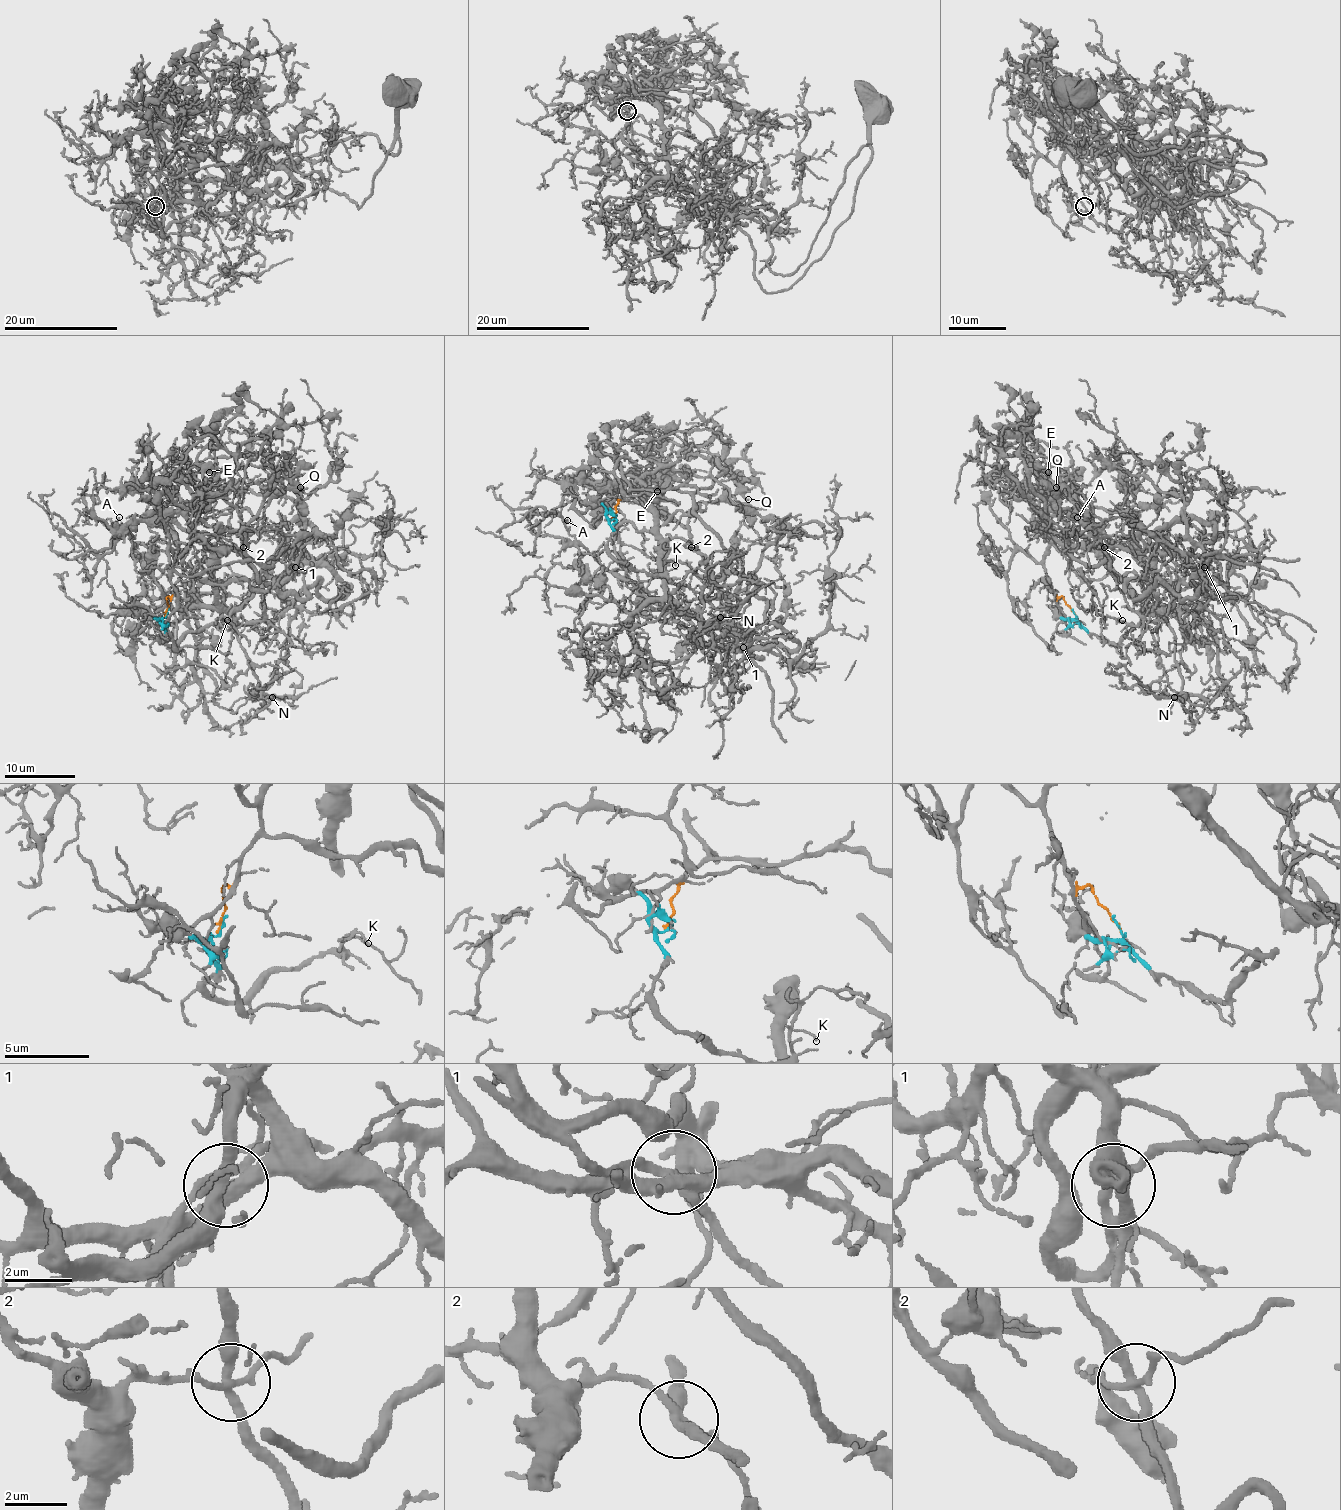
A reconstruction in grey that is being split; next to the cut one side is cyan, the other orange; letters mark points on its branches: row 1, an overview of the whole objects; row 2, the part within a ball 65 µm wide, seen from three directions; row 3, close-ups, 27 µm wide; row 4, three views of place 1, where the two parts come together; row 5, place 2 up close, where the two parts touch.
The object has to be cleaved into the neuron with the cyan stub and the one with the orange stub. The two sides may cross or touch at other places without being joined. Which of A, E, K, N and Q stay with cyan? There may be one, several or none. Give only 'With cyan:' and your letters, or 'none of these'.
With cyan: A, E, K

